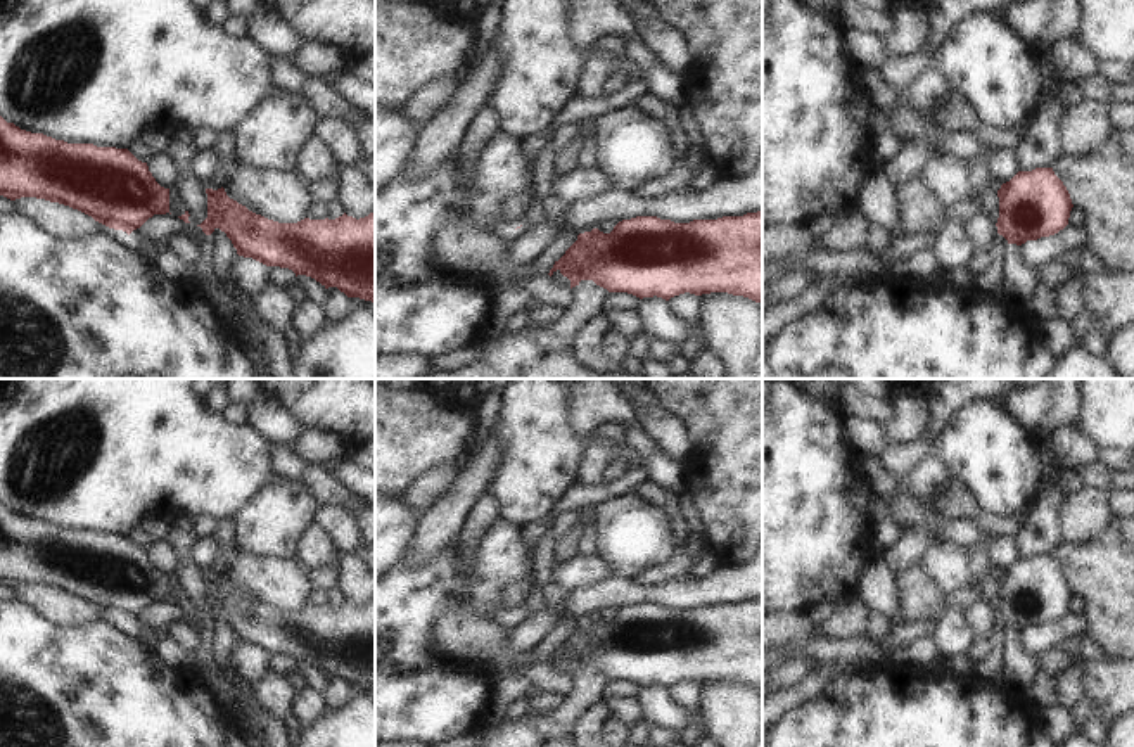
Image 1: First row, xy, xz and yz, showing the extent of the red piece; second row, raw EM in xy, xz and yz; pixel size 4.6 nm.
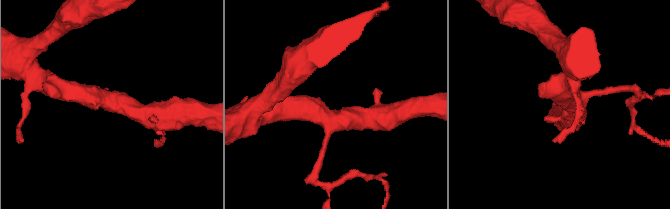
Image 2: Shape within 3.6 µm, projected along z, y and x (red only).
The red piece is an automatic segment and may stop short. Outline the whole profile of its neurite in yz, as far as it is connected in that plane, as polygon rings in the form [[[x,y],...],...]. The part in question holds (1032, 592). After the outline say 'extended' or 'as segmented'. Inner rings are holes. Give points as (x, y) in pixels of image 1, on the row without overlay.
[[[1053,555],[1018,559],[997,578],[997,621],[1022,633],[1058,621],[1068,612],[1070,581]]]; as segmented

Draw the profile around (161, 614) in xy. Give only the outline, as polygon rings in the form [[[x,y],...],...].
[[[166,600],[154,602],[140,616],[133,617],[128,624],[135,626],[137,622],[145,622],[154,629],[166,629],[175,622],[185,622],[190,624],[195,631],[199,631],[204,619],[195,610],[185,610],[178,603]]]

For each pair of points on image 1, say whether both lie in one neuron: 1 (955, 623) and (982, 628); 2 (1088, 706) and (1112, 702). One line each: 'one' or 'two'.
1: two
2: two

